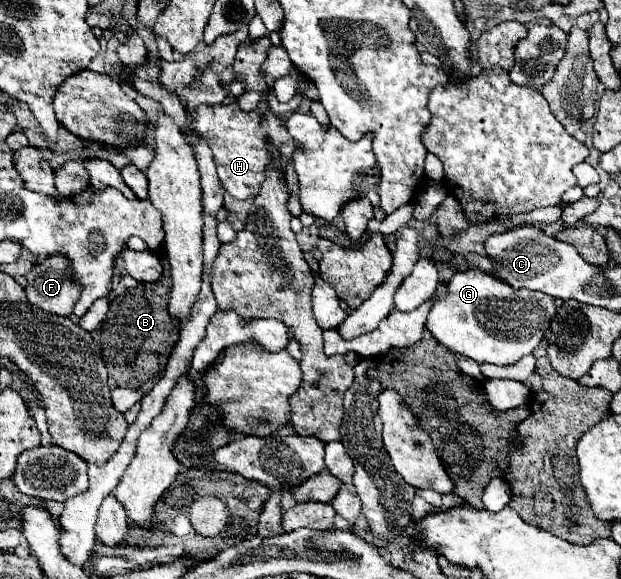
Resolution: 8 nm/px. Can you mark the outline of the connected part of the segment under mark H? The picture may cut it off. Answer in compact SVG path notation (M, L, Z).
M236 102L216 104L216 106L202 104L194 112L192 130L200 138L204 138L204 142L210 146L222 186L226 188L226 192L230 196L234 196L238 200L248 200L248 198L258 196L260 186L266 176L266 168L272 162L272 154L268 148L270 144L276 146L280 152L282 180L286 178L288 162L292 162L294 152L300 150L300 144L296 144L292 140L292 136L288 136L286 120L282 114L276 114L272 110L262 110L262 108L254 108L250 112L244 112L244 110L240 110L240 106Z

